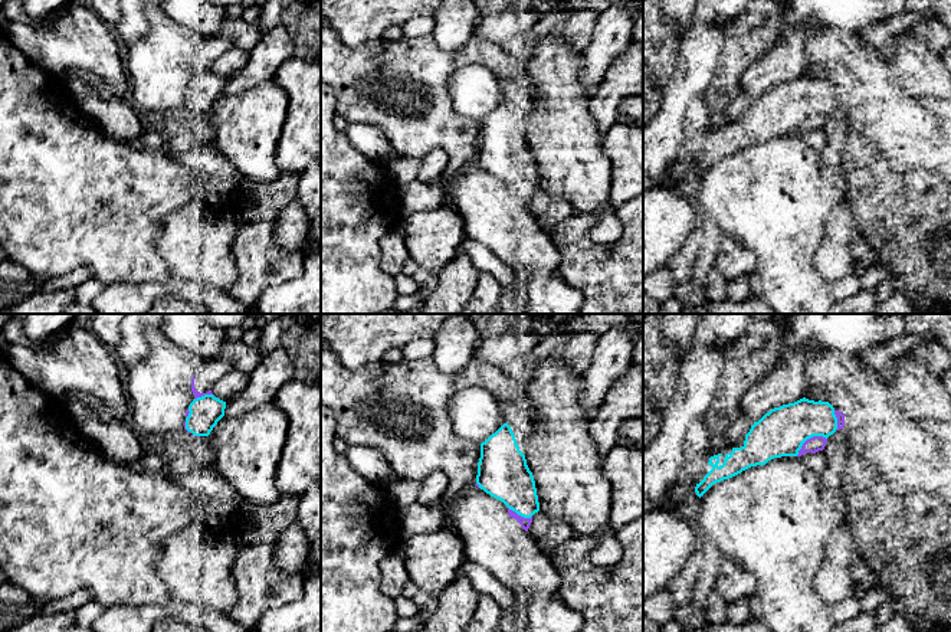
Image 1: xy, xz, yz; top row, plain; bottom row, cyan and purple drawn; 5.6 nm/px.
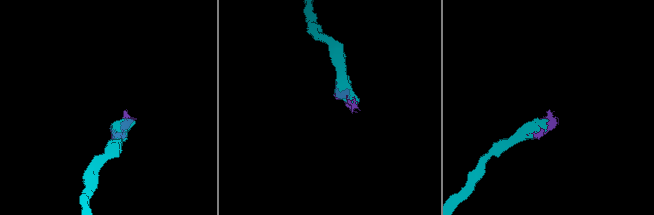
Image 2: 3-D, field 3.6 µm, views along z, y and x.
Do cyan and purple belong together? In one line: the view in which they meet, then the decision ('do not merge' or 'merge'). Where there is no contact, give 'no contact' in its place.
yz | merge

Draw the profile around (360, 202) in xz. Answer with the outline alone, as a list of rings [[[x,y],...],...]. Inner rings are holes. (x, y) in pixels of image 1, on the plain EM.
[[[321,83],[321,314],[381,314],[393,308],[397,299],[397,284],[394,276],[387,275],[380,268],[380,240],[383,236],[403,219],[399,186],[390,176],[386,160],[370,158],[355,150],[344,132],[334,127],[337,115],[337,99],[329,85]]]

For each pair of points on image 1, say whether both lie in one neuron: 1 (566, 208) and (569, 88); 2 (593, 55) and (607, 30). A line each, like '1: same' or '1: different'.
1: different
2: same

